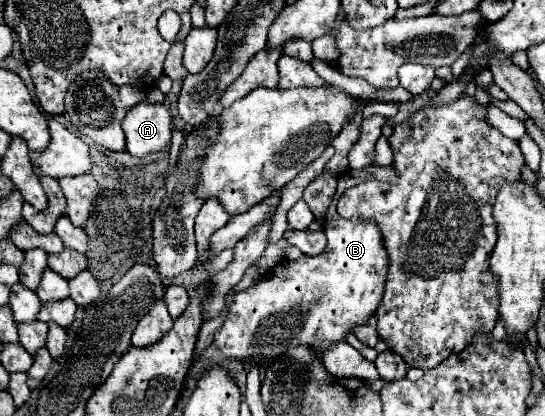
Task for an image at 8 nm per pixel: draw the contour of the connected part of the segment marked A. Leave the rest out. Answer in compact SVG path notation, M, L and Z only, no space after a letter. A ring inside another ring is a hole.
M139 102L123 120L127 152L137 158L161 152L171 142L171 114L163 104Z

